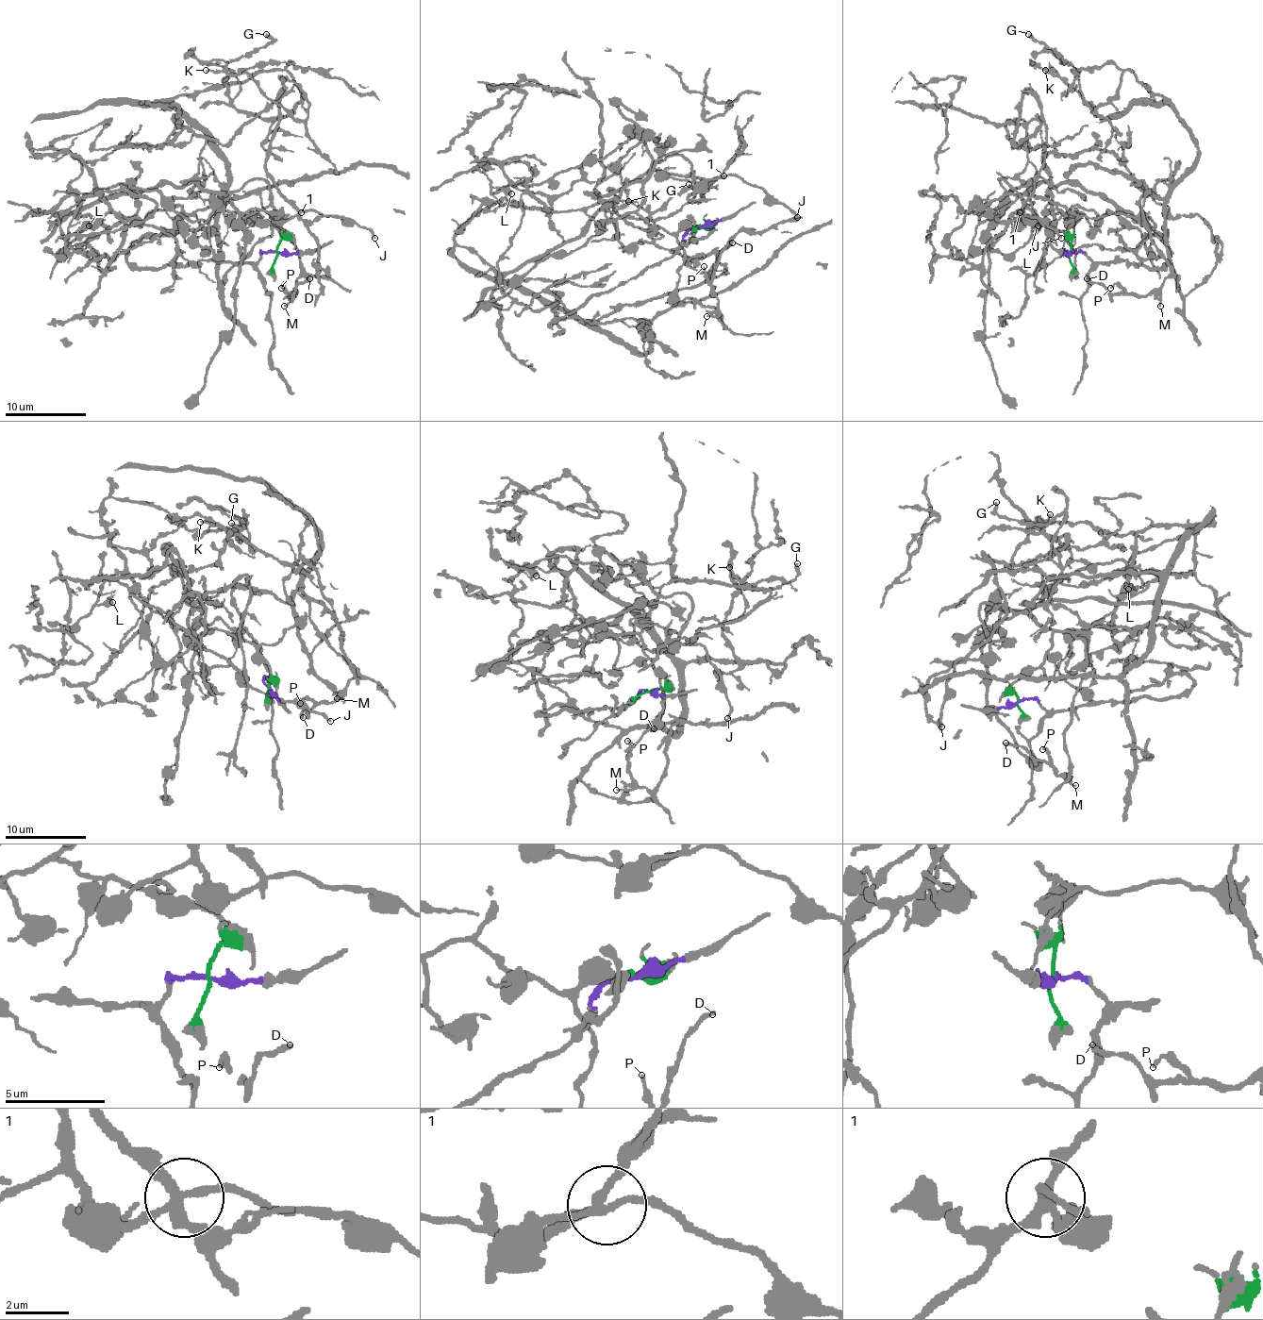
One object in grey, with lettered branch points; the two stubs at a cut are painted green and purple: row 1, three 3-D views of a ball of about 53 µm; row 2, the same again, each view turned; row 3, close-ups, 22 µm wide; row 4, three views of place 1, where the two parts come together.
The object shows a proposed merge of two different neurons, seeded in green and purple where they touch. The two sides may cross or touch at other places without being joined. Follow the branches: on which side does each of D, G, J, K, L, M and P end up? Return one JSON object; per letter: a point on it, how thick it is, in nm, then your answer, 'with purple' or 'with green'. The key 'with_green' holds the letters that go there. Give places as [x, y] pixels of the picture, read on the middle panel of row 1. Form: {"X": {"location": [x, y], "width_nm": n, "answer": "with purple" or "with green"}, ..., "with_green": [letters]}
{"D": {"location": [732, 242], "width_nm": 240, "answer": "with purple"}, "G": {"location": [689, 184], "width_nm": 280, "answer": "with purple"}, "J": {"location": [797, 217], "width_nm": 200, "answer": "with green"}, "K": {"location": [628, 201], "width_nm": 170, "answer": "with purple"}, "L": {"location": [511, 193], "width_nm": 650, "answer": "with green"}, "M": {"location": [706, 316], "width_nm": 130, "answer": "with purple"}, "P": {"location": [704, 266], "width_nm": 160, "answer": "with purple"}, "with_green": ["J", "L"]}

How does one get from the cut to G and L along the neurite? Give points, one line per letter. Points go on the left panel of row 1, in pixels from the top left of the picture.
G: (277, 252), (127, 260), (223, 203), (174, 100), (277, 70), (302, 96), (233, 104), (208, 61), (265, 33)
L: (277, 252), (277, 225), (215, 203), (229, 193), (207, 222), (111, 185), (69, 234), (89, 225)

